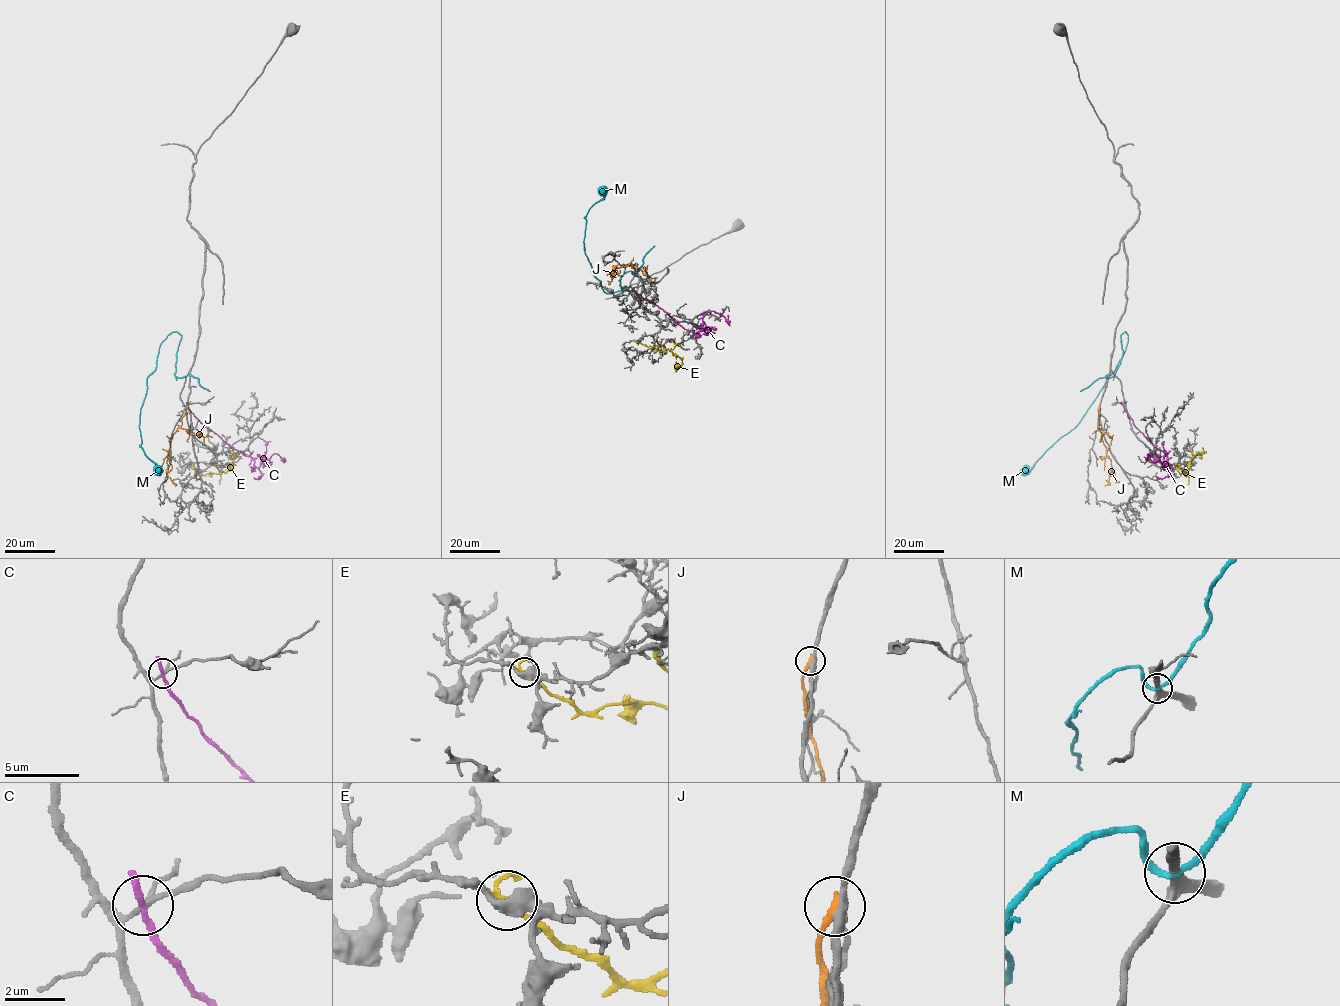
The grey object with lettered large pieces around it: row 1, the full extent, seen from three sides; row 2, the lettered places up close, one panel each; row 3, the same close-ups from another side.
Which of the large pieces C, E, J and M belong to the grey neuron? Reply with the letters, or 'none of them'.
none of them

